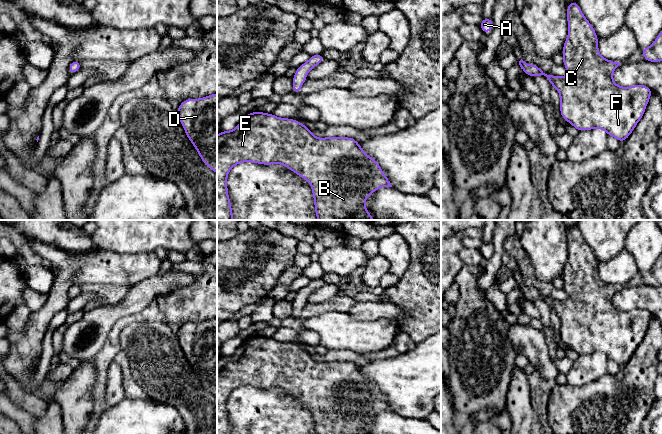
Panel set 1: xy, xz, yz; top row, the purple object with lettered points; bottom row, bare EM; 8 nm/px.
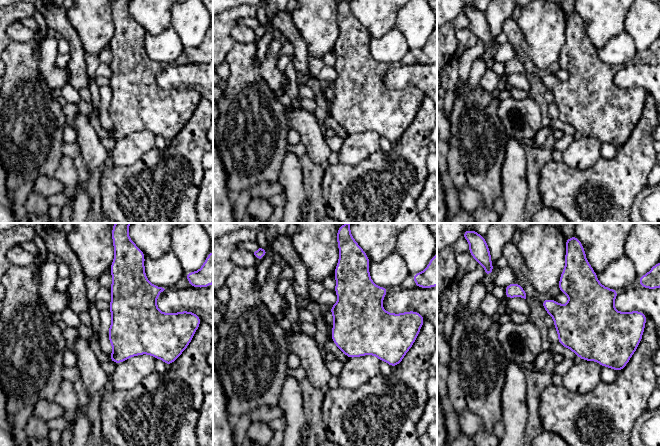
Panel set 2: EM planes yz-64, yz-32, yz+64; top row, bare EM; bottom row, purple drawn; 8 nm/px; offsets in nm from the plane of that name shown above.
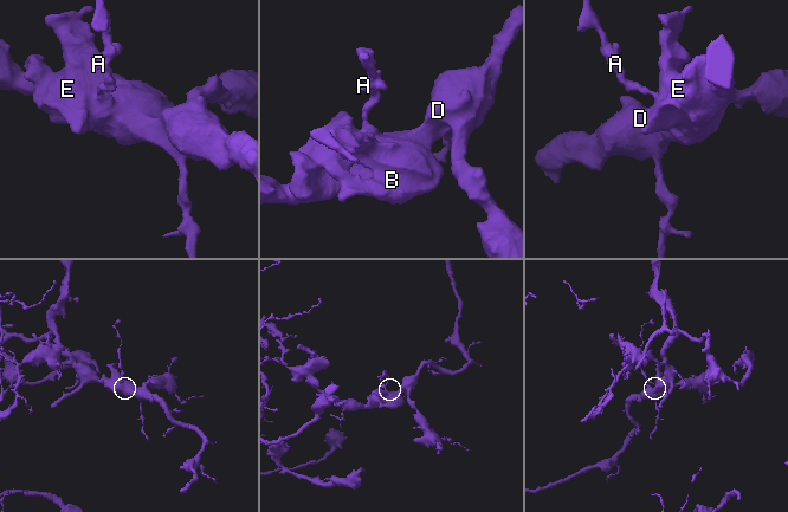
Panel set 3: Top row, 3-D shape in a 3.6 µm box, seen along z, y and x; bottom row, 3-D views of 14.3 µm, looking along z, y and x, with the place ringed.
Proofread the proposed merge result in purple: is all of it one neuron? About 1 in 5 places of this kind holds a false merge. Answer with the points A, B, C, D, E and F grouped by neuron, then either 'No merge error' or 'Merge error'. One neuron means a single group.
Groups: A B C D E F. No merge error

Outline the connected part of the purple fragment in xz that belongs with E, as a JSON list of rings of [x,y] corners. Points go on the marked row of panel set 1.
[[[253,111],[244,116],[231,131],[217,135],[217,220],[234,220],[228,195],[227,177],[231,168],[242,162],[262,165],[282,164],[311,185],[315,214],[318,220],[374,220],[364,203],[373,192],[381,187],[392,187],[378,162],[364,153],[359,142],[351,137],[317,138],[301,122],[280,118],[275,115]]]

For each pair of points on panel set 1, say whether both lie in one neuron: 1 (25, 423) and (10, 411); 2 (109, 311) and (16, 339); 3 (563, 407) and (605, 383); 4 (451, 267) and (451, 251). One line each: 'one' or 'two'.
1: one
2: two
3: one
4: one

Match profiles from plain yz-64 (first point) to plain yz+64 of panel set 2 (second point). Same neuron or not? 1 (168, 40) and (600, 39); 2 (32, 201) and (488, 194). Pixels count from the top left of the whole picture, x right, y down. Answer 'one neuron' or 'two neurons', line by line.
1: two neurons
2: two neurons

